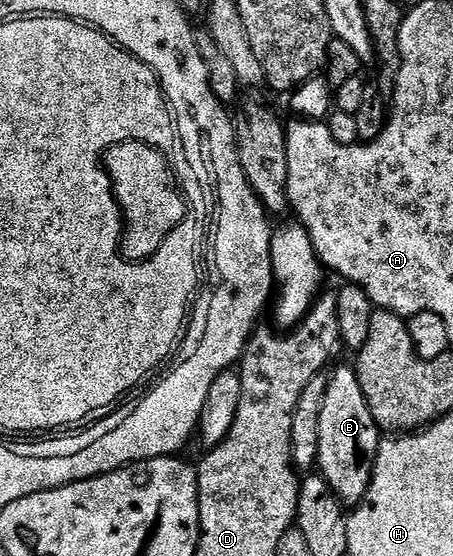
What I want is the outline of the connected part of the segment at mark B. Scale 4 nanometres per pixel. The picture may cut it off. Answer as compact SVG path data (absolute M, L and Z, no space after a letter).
M350 365L330 371L325 388L325 404L321 404L321 436L317 470L332 493L344 507L354 508L365 496L371 483L375 457L379 451L381 431L361 392L354 369Z

